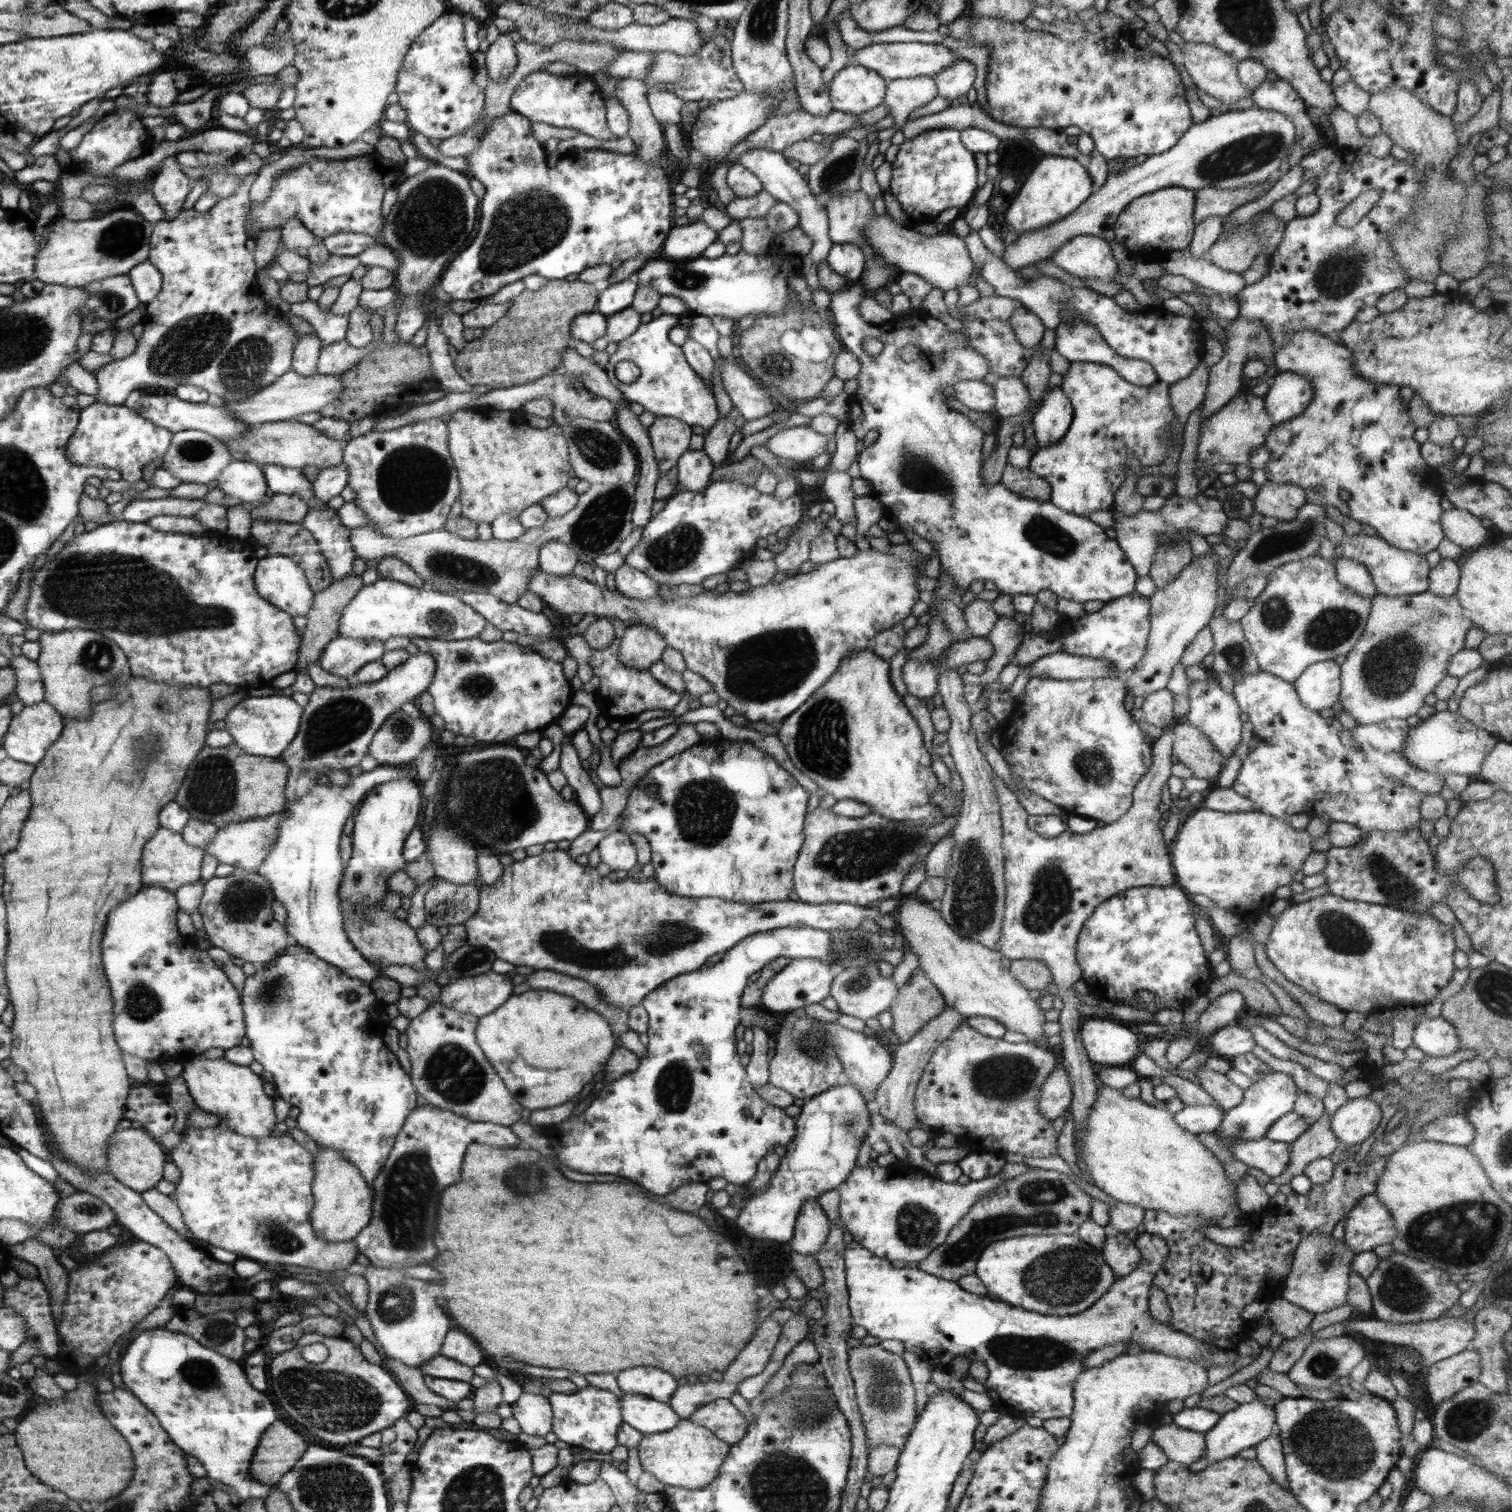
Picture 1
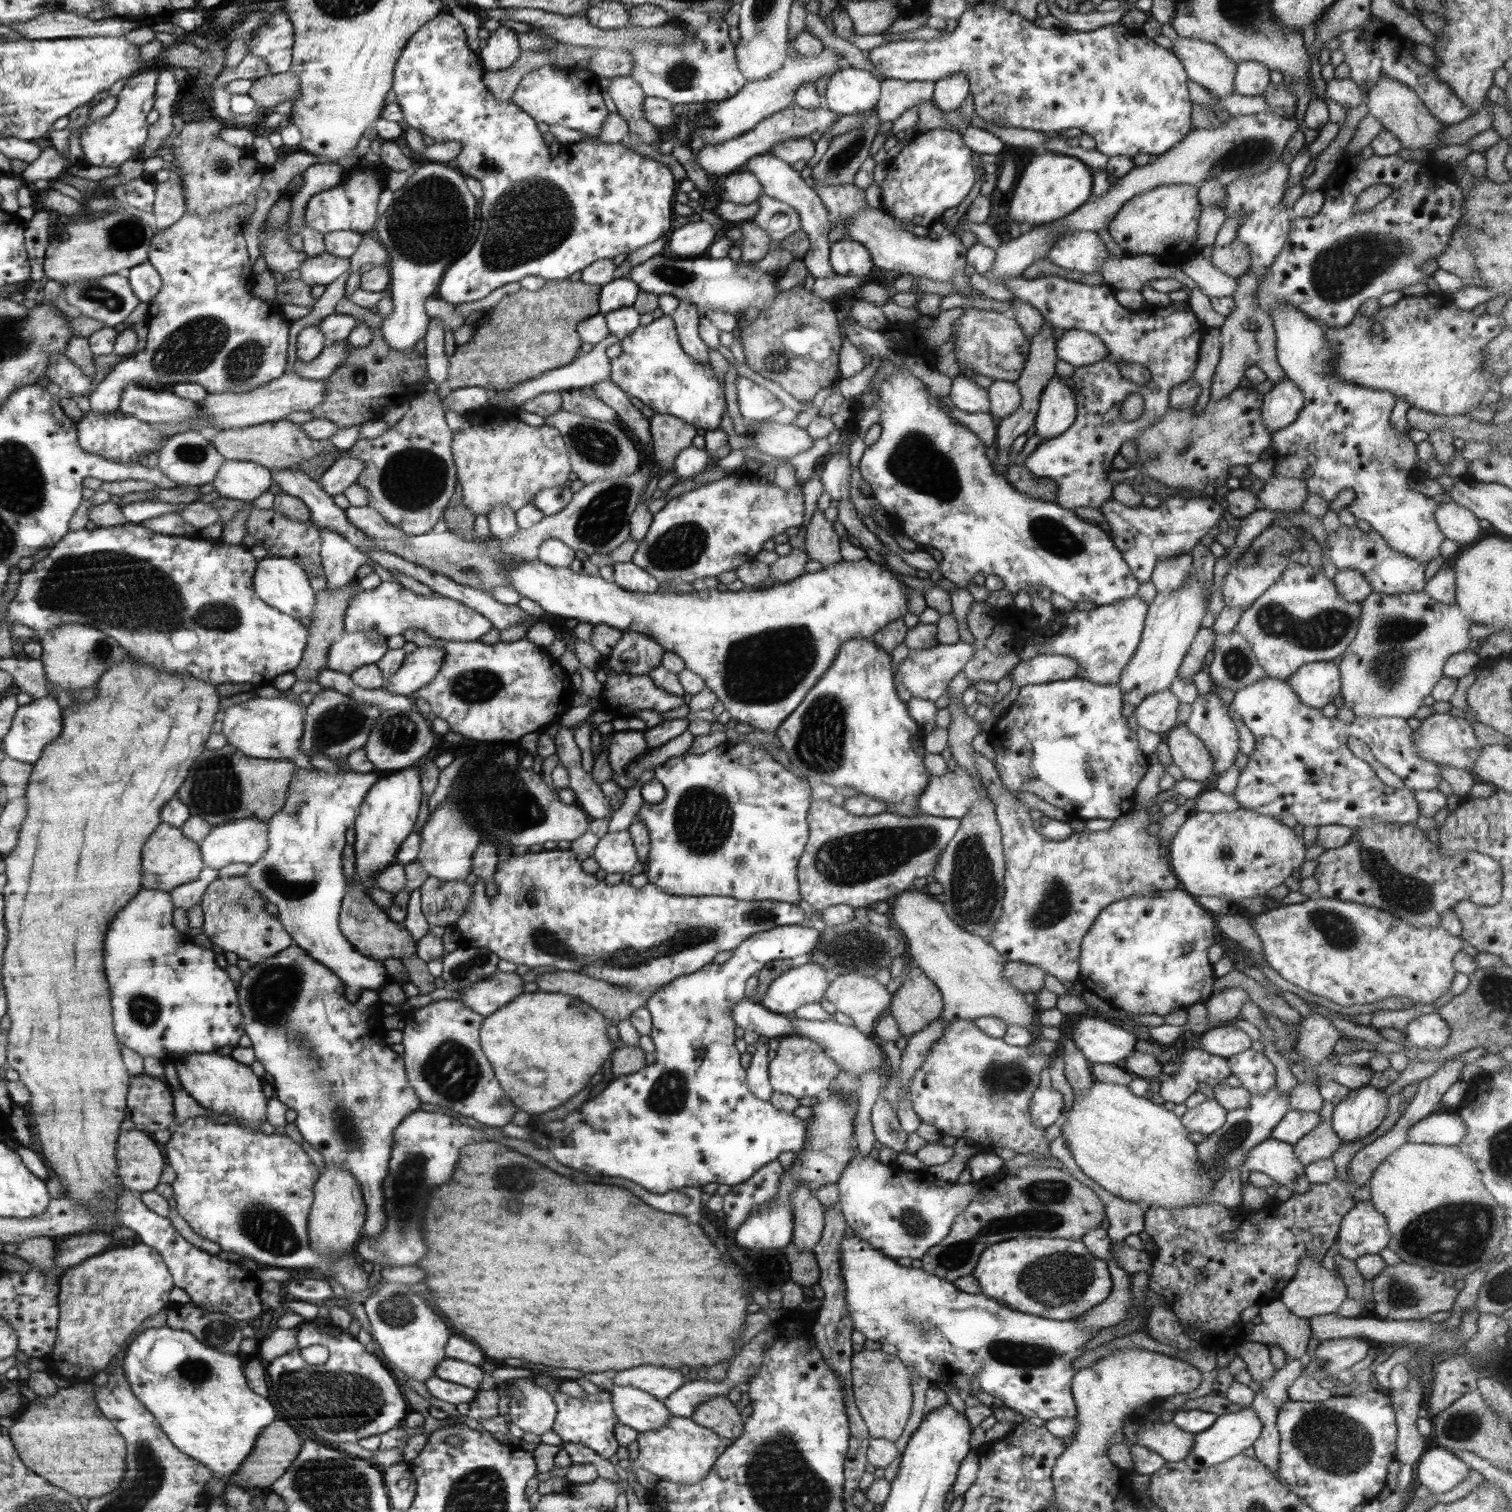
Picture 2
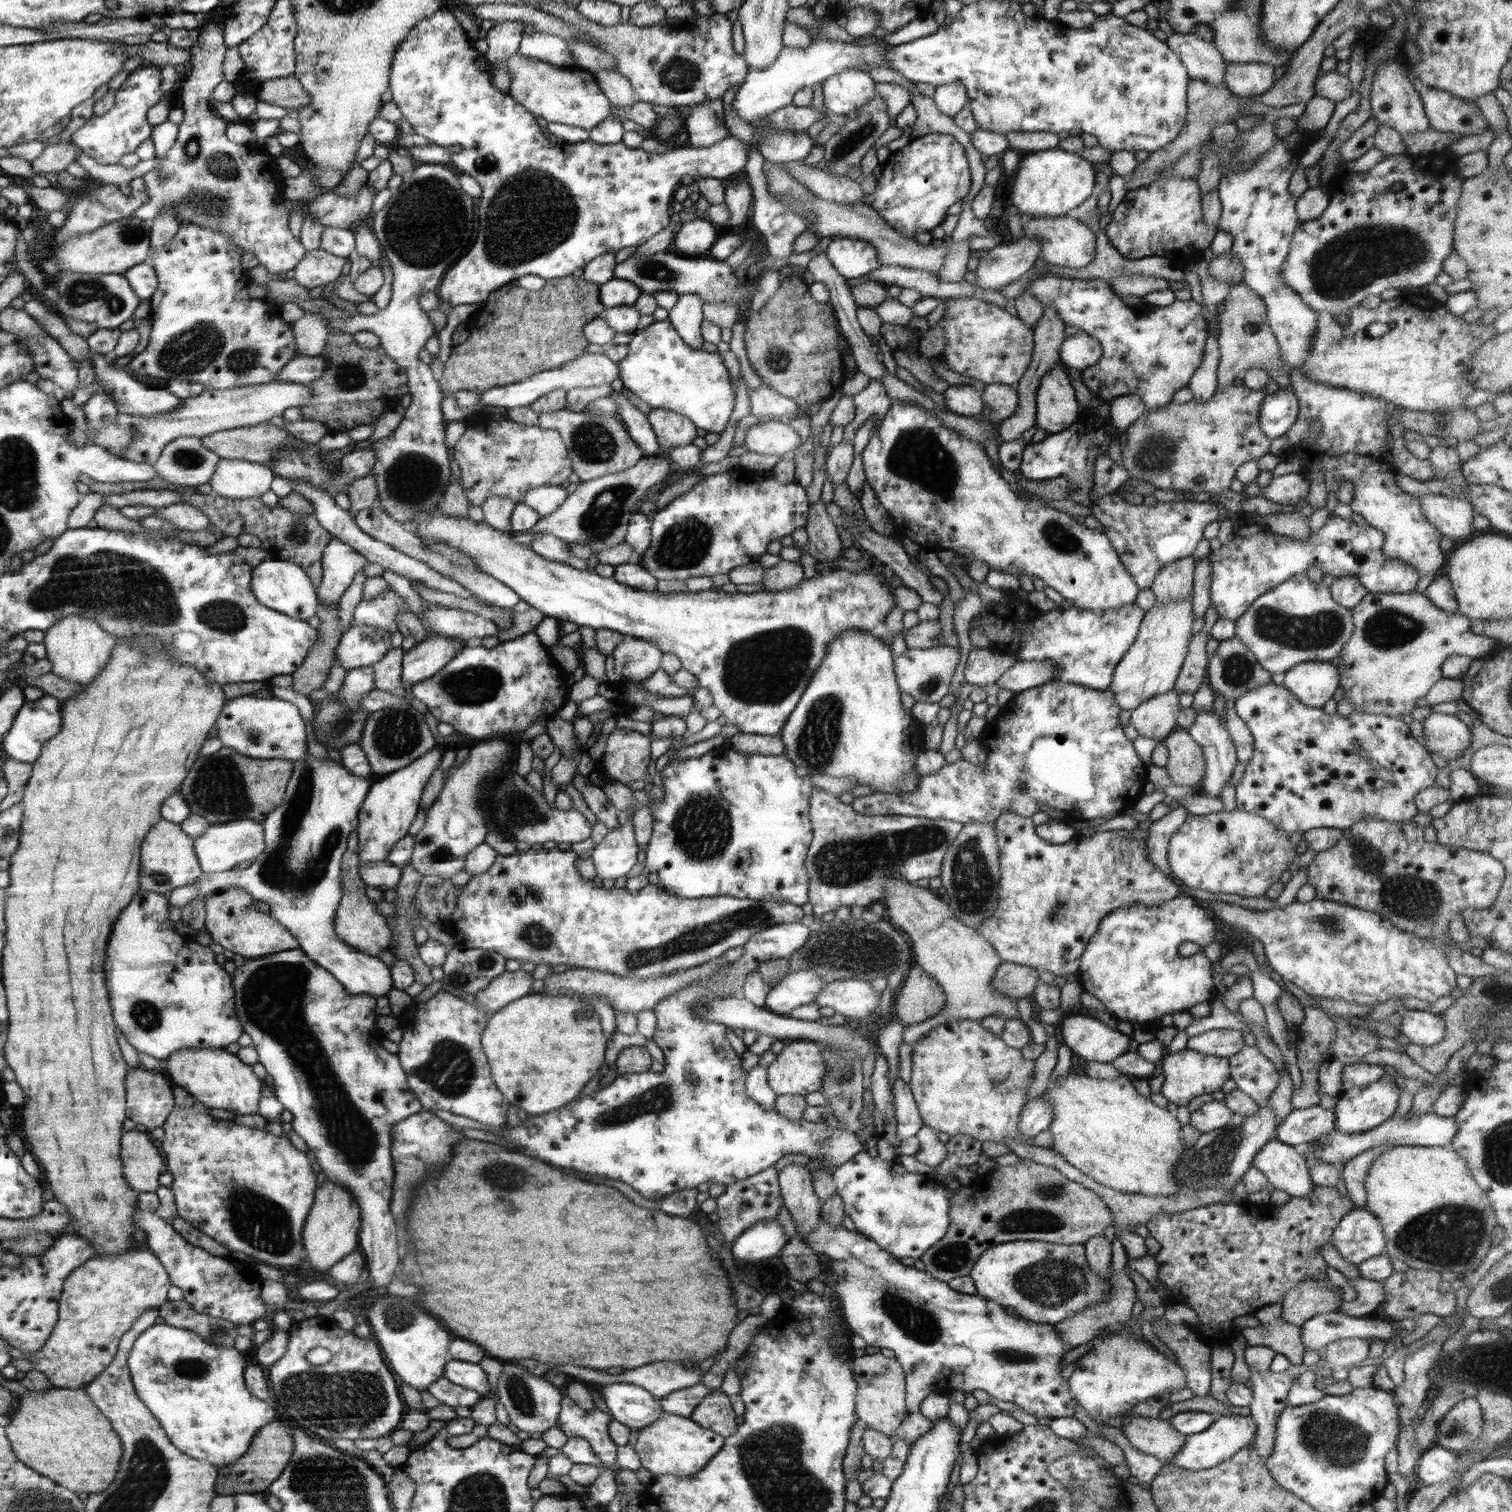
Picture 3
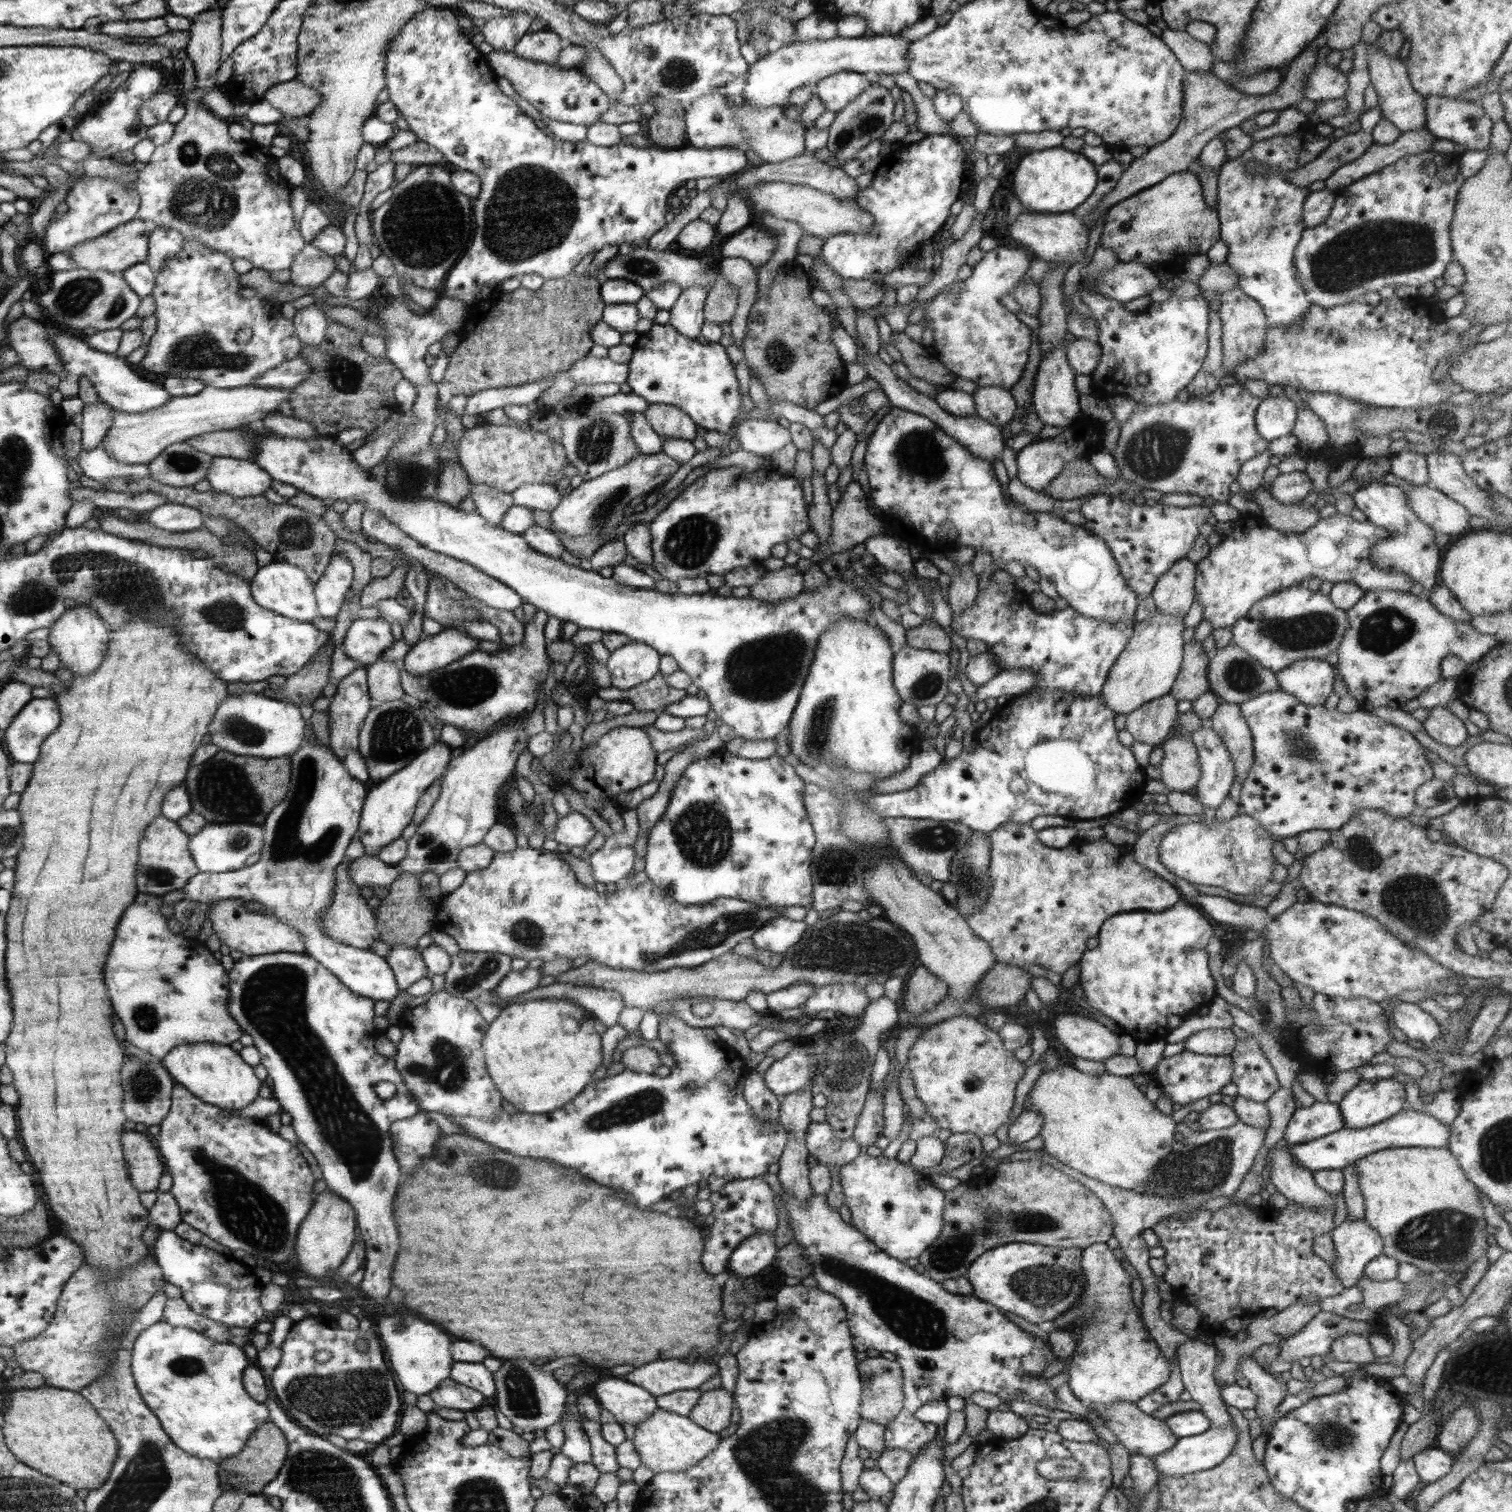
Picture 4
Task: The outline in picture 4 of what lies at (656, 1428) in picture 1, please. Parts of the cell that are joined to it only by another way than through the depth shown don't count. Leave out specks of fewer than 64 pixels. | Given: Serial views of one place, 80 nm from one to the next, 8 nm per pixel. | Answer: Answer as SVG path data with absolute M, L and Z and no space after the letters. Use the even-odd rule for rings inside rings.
M607 1376L593 1385L590 1392L619 1423L640 1424L658 1408L653 1394L627 1382L622 1376Z

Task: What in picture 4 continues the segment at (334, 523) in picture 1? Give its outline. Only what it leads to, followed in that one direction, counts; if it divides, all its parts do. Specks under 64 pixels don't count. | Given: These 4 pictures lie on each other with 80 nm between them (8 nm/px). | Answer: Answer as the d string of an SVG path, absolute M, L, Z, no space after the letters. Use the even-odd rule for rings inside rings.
M335 548L329 566L316 583L317 607L320 609L318 616L322 619L334 620L344 601L346 592L351 588L353 581L353 564L346 557L338 555Z

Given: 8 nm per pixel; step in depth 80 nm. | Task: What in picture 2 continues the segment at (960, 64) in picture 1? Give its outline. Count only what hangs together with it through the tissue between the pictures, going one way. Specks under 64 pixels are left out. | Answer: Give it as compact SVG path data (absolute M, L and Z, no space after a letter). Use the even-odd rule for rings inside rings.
M954 73L953 75L945 76L935 82L934 98L938 104L938 108L944 112L956 110L964 104L964 99L970 94L970 83L964 73Z

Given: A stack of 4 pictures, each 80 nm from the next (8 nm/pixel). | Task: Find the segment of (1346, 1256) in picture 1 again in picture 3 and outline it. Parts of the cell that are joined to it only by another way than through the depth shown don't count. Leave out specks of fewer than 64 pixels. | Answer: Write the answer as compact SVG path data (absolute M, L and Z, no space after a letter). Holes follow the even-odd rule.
M1308 1279L1286 1293L1281 1304L1282 1316L1286 1322L1301 1327L1317 1314L1336 1311L1341 1298L1342 1292L1337 1293L1316 1279Z

